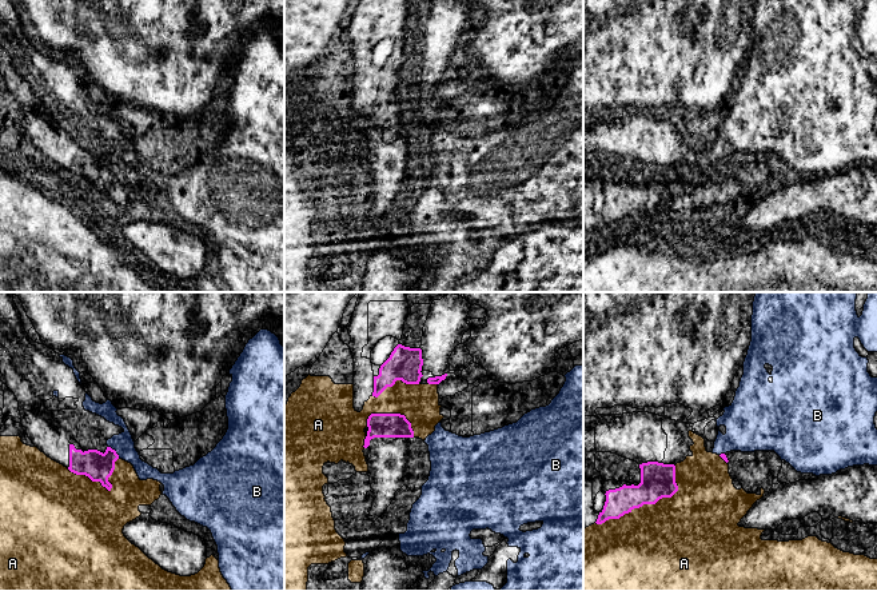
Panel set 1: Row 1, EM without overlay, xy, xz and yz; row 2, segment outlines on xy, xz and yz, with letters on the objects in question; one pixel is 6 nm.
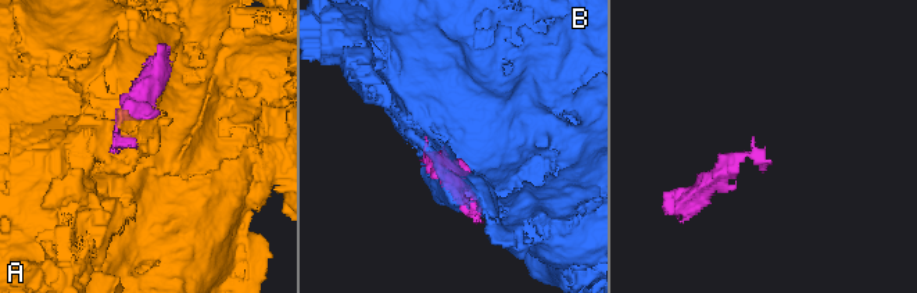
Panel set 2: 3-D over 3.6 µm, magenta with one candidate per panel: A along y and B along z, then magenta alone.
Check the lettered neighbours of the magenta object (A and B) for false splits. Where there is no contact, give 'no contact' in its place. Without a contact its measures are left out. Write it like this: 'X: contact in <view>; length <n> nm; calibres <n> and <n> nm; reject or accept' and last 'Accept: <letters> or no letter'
A: contact in yz; length 600 nm; calibres 200 and 480 nm; reject
B: contact in xy; length 100 nm; calibres 170 and 130 nm; reject
Accept: no letter

